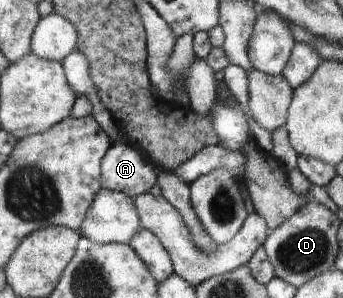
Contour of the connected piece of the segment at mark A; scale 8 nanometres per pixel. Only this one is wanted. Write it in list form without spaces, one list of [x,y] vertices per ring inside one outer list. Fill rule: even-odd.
[[[128,141],[114,142],[111,149],[106,153],[102,161],[102,187],[126,193],[134,198],[136,195],[150,192],[152,187],[158,183],[156,168],[146,161],[145,156]]]

